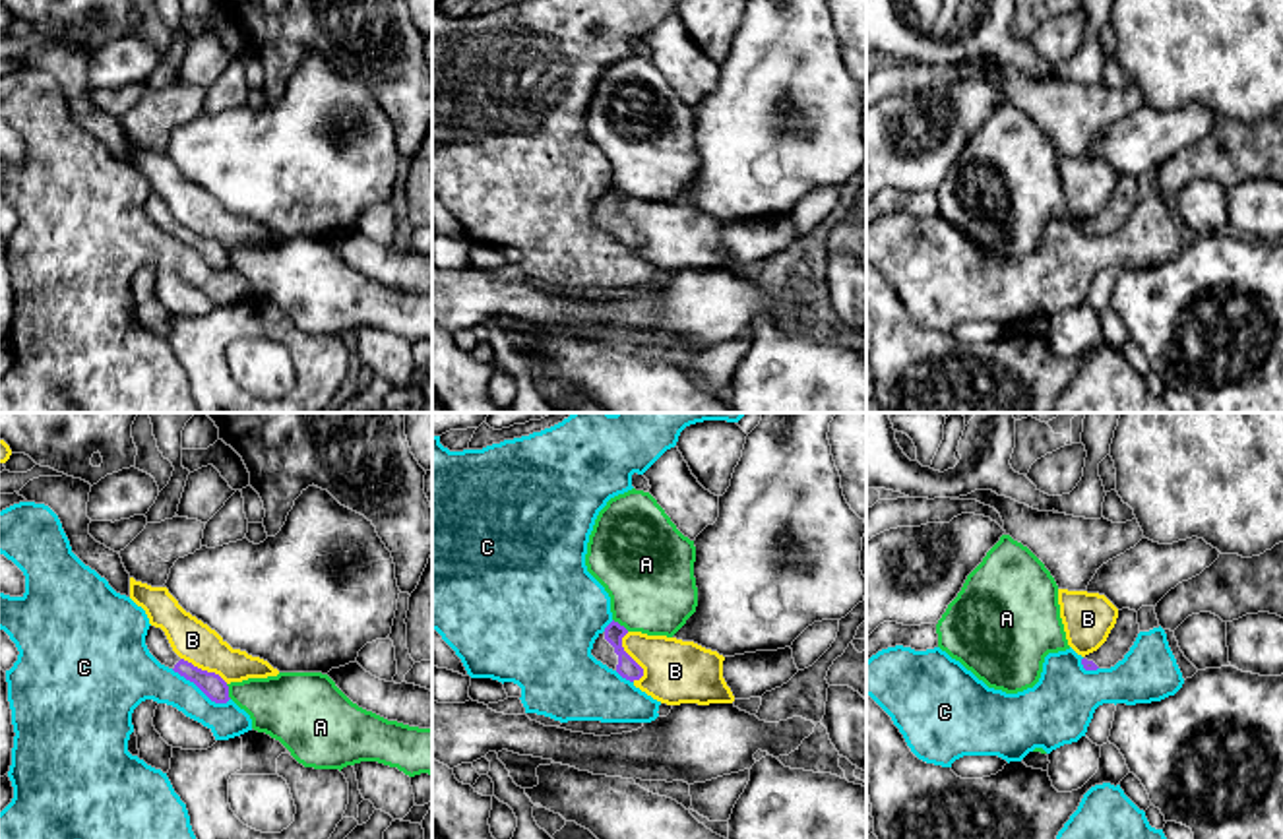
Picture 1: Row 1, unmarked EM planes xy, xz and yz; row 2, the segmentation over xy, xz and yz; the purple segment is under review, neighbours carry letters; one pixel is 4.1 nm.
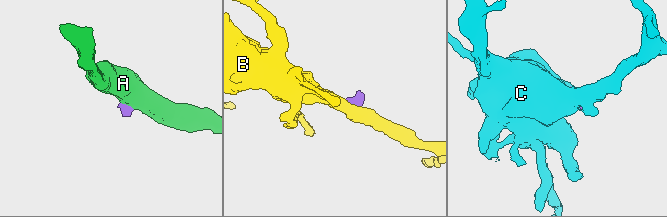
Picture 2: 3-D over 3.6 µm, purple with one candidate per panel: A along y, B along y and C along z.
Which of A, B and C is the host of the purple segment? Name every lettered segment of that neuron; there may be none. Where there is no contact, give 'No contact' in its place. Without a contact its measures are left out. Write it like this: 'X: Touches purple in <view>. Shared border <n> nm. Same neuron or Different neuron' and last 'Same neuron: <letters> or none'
A: Touches purple in xz. Shared border 90 nm. Different neuron
B: Touches purple in xz. Shared border 220 nm. Different neuron
C: Touches purple in xy. Shared border 280 nm. Different neuron
Same neuron: none

